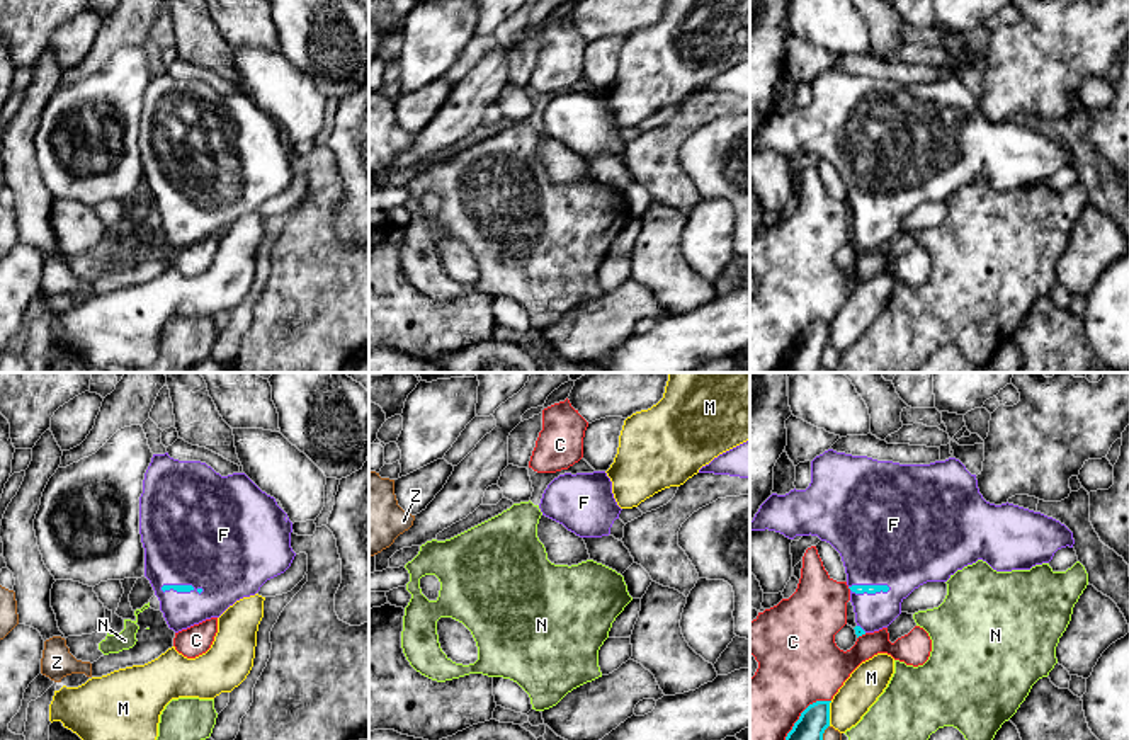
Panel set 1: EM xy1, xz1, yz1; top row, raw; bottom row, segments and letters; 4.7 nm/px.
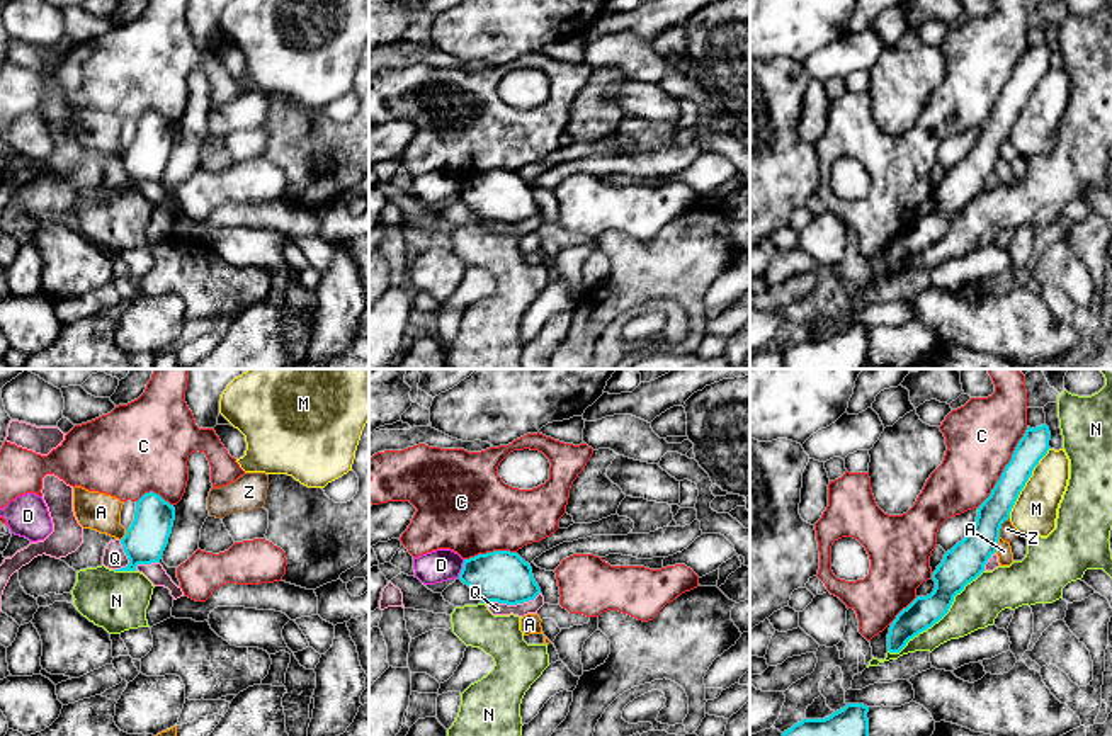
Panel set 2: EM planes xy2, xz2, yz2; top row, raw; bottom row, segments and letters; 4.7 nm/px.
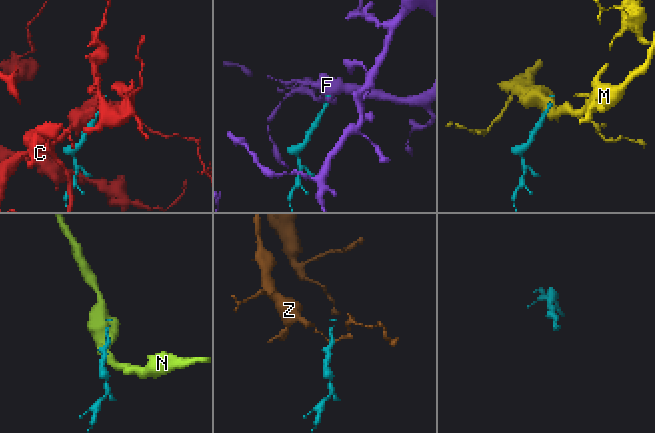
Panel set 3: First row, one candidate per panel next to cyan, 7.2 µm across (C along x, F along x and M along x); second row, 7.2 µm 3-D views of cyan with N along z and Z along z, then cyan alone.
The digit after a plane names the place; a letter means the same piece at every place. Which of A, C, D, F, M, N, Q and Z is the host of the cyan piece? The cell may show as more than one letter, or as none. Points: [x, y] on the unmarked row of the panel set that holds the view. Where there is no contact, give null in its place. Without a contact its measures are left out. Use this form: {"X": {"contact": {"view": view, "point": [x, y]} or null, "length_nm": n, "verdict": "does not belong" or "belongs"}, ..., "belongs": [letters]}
{"A": {"contact": {"view": "yz2", "point": [997, 162]}, "length_nm": 80, "verdict": "does not belong"}, "C": {"contact": {"view": "yz2", "point": [1005, 85]}, "length_nm": 440, "verdict": "does not belong"}, "D": {"contact": {"view": "xz2", "point": [463, 187]}, "length_nm": 90, "verdict": "does not belong"}, "F": {"contact": {"view": "xy1", "point": [182, 204]}, "length_nm": 200, "verdict": "belongs"}, "M": {"contact": {"view": "yz2", "point": [1026, 101]}, "length_nm": 380, "verdict": "does not belong"}, "N": {"contact": {"view": "yz2", "point": [939, 238]}, "length_nm": 600, "verdict": "does not belong"}, "Q": {"contact": {"view": "xz2", "point": [512, 223]}, "length_nm": 260, "verdict": "does not belong"}, "Z": {"contact": {"view": "yz2", "point": [1000, 147]}, "length_nm": 110, "verdict": "does not belong"}, "belongs": ["F"]}

